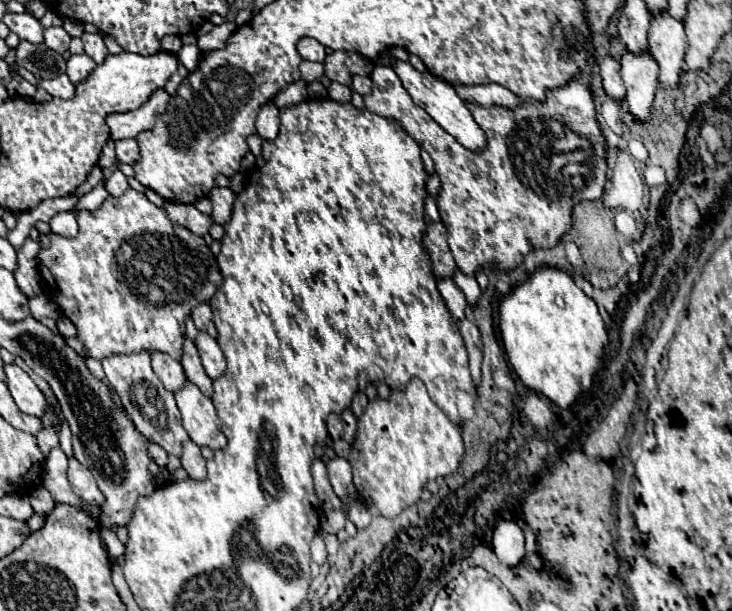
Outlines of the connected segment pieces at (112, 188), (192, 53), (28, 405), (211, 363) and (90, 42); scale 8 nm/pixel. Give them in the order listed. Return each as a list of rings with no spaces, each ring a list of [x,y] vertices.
[[[116,169],[116,171],[106,180],[105,188],[113,197],[120,197],[120,195],[123,195],[126,189],[128,189],[128,183],[126,183],[124,173]]]
[[[190,43],[190,45],[182,45],[182,49],[180,49],[176,55],[178,55],[180,63],[184,63],[184,67],[186,67],[188,71],[194,71],[194,69],[196,69],[196,63],[194,63],[194,61],[198,61],[200,49],[198,49],[196,43]]]
[[[10,363],[10,365],[4,365],[4,371],[6,371],[6,385],[12,393],[12,399],[14,403],[18,405],[18,409],[26,415],[34,415],[34,417],[40,417],[44,413],[44,393],[38,389],[38,385],[30,379],[30,375],[26,371],[22,371],[18,365]]]
[[[198,333],[196,337],[196,349],[200,353],[200,359],[202,359],[202,365],[206,369],[206,375],[214,381],[218,379],[220,375],[224,375],[226,371],[226,357],[222,353],[222,349],[218,347],[216,339],[212,339],[208,333]]]
[[[85,32],[81,38],[84,43],[84,51],[86,55],[90,55],[96,63],[102,63],[102,61],[104,61],[104,57],[108,55],[108,49],[106,49],[106,45],[104,45],[102,37],[100,37],[100,35],[96,35],[96,33]]]

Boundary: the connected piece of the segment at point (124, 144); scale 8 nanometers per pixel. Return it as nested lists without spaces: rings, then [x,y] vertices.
[[[120,139],[116,141],[116,159],[118,163],[136,163],[140,159],[138,155],[138,143],[134,139]]]

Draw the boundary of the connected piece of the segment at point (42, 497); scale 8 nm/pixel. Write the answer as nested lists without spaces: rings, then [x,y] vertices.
[[[44,487],[36,489],[36,491],[30,495],[30,503],[32,503],[32,509],[34,509],[38,515],[44,515],[44,513],[48,513],[48,511],[54,507],[54,499],[50,497],[50,493],[48,493]]]

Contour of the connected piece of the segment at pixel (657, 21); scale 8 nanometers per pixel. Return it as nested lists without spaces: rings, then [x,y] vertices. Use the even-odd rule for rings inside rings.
[[[668,11],[664,15],[650,19],[648,31],[650,53],[656,57],[660,65],[658,83],[662,87],[680,85],[682,61],[686,53],[686,33],[682,21],[674,19]]]

